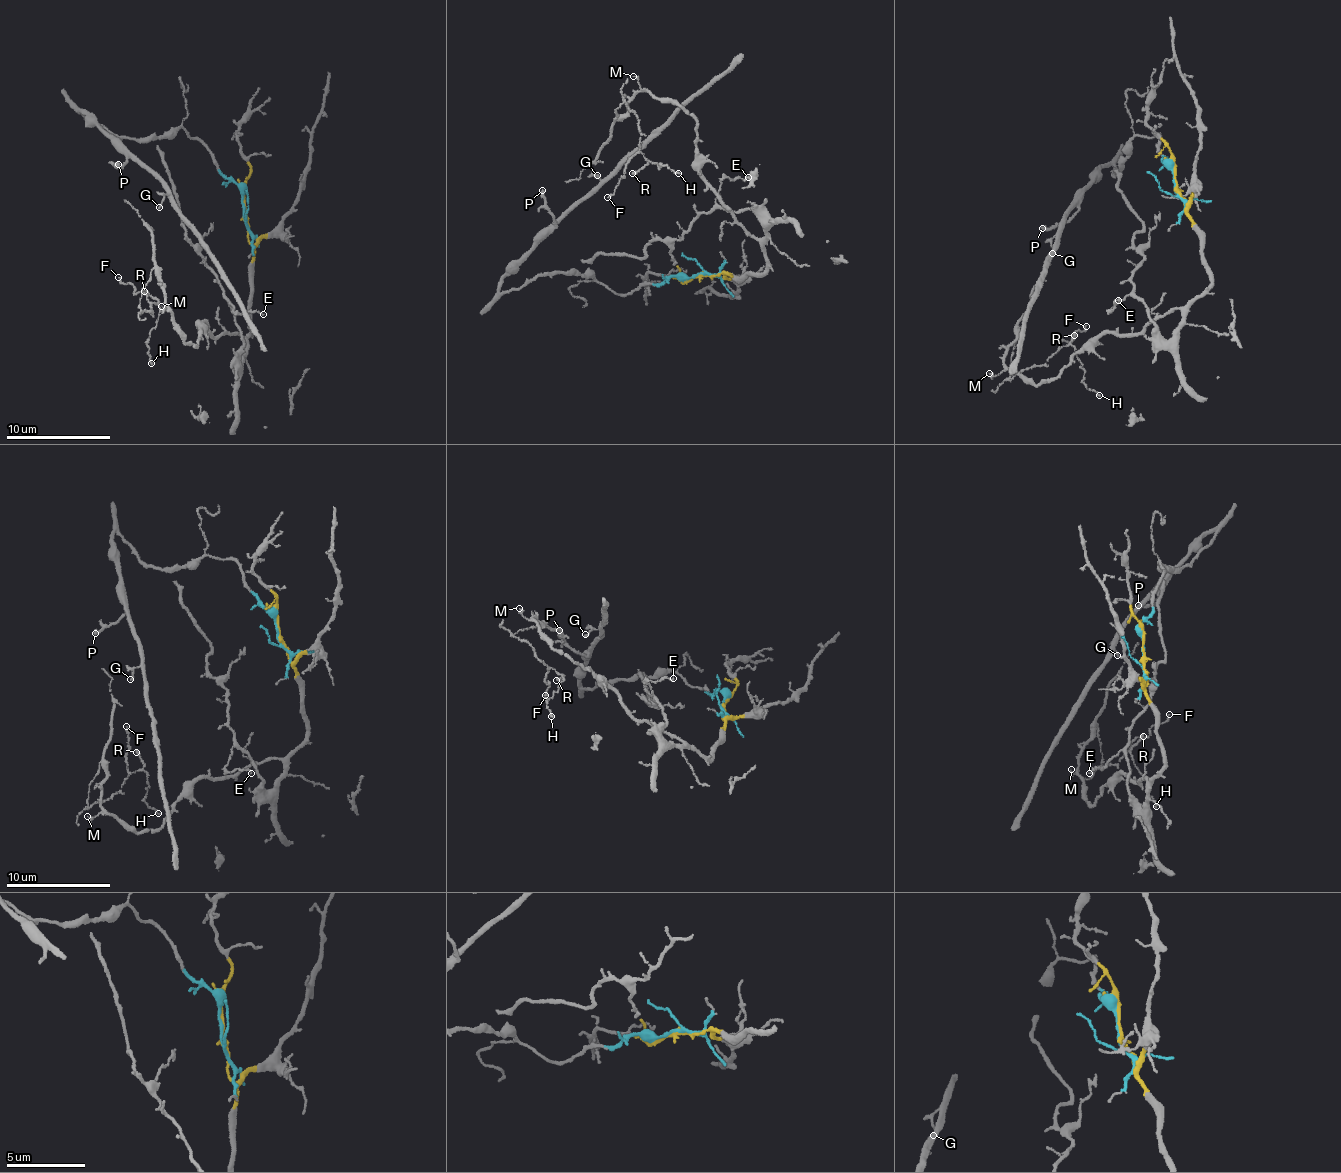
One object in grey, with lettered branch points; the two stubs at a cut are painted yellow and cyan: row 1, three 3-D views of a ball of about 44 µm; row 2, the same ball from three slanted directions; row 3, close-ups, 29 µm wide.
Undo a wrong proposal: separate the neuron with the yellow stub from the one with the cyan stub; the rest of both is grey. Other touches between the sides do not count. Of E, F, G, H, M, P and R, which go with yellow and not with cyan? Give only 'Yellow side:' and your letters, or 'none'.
Yellow side: E, F, H, M, R

